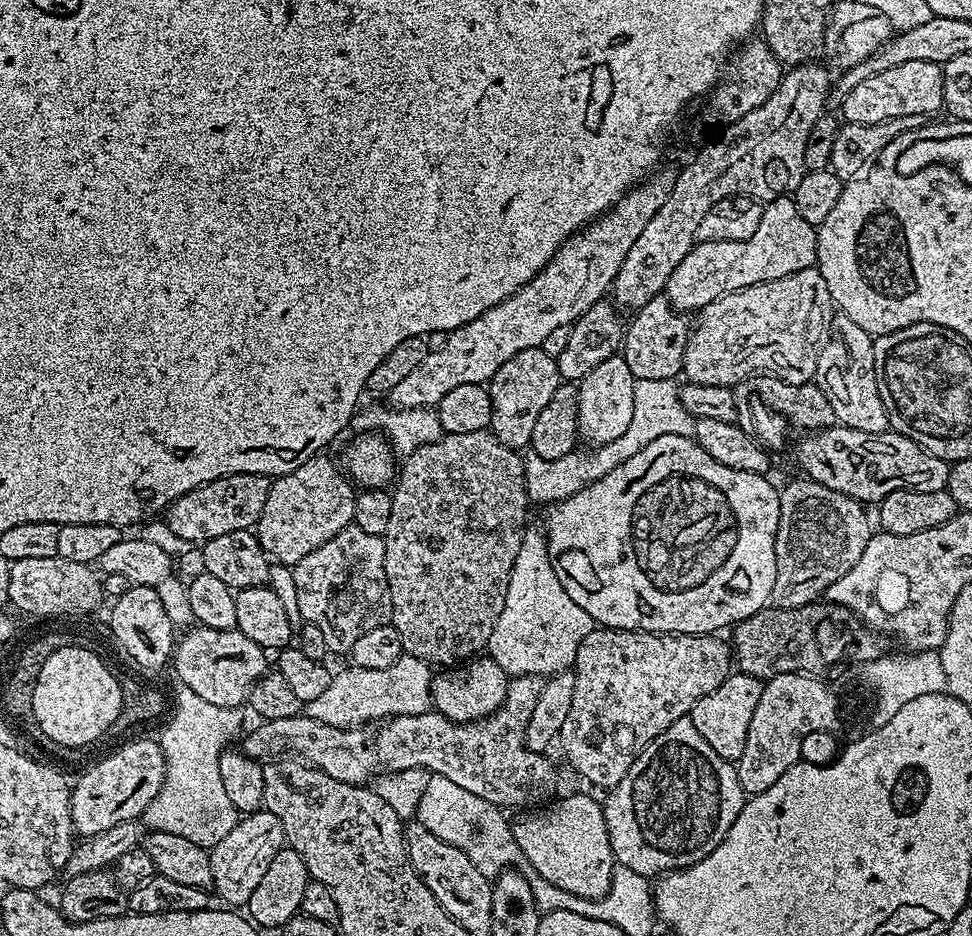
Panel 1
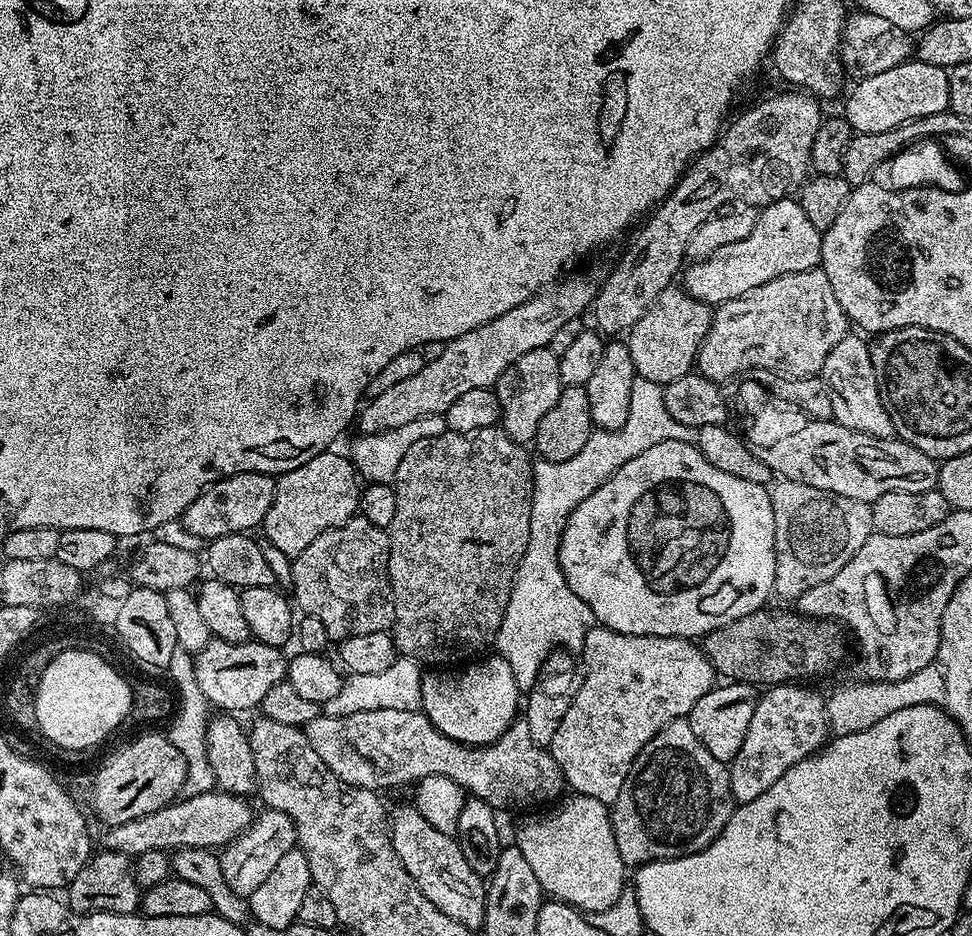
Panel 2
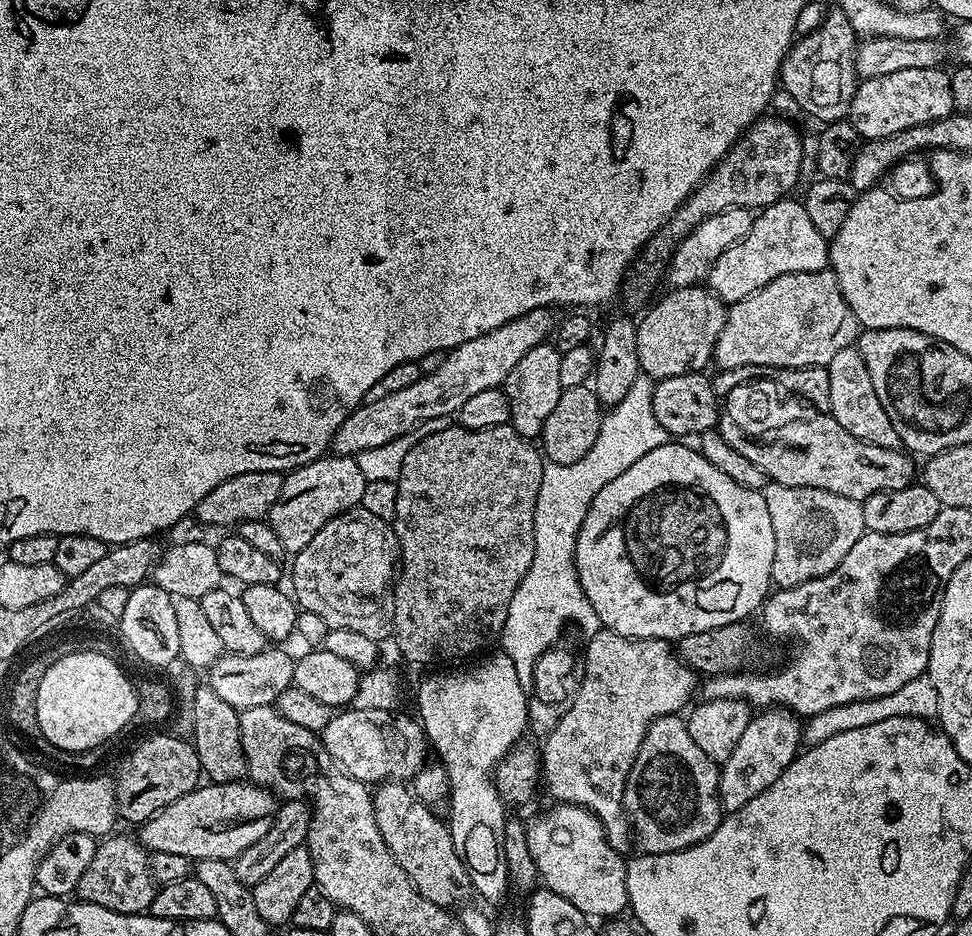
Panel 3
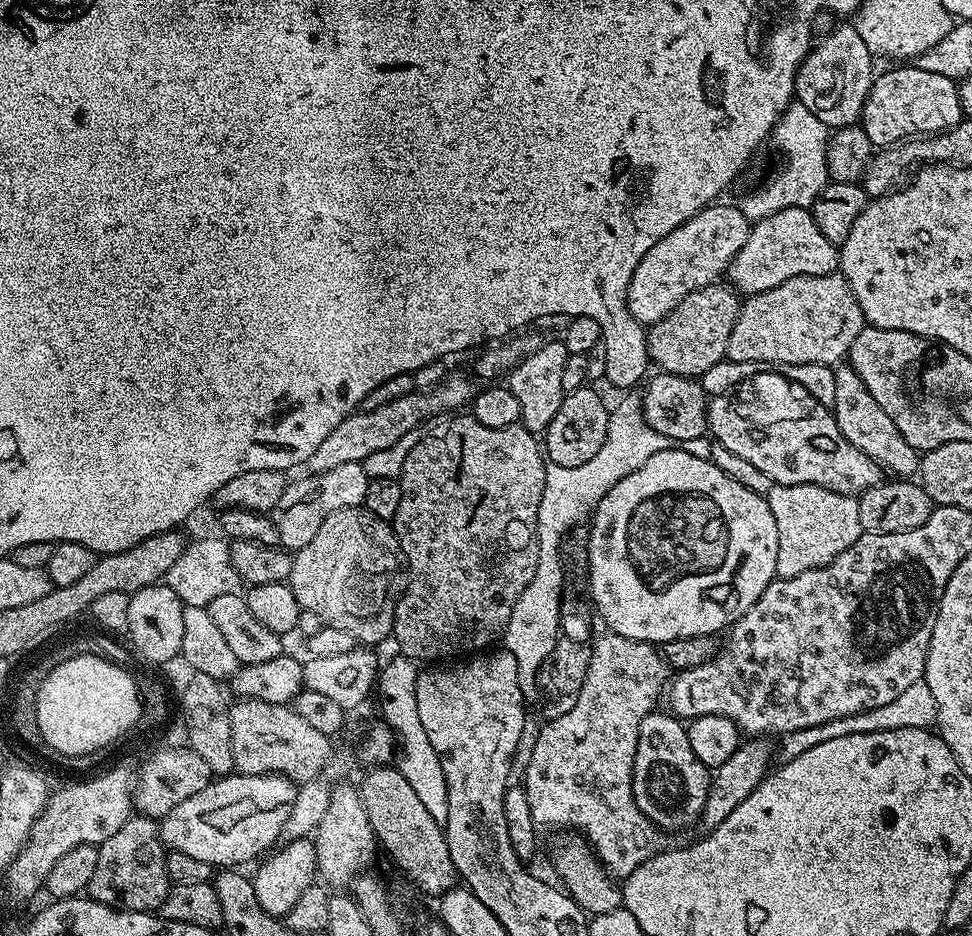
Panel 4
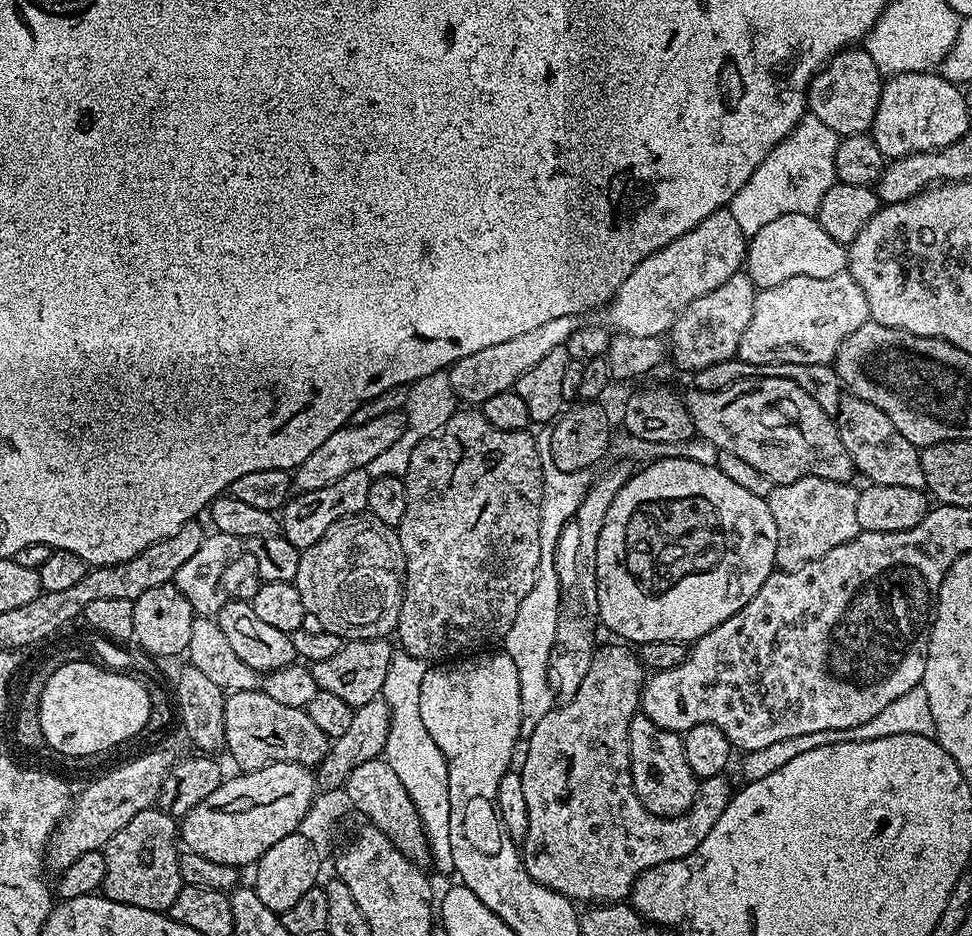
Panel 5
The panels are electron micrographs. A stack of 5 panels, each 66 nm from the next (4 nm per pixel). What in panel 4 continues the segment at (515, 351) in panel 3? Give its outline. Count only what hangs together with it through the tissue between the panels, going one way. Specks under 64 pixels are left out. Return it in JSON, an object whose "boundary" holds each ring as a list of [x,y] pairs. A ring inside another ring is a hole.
{"boundary":[[[448,376],[441,384],[433,386],[429,392],[414,391],[406,394],[402,398],[394,398],[394,402],[386,402],[386,406],[378,406],[378,410],[359,410],[347,416],[342,422],[338,422],[338,426],[334,426],[334,430],[330,430],[330,435],[318,445],[318,450],[314,450],[314,454],[310,454],[306,465],[309,473],[325,472],[326,470],[335,470],[337,466],[346,466],[346,462],[361,463],[366,458],[370,458],[370,454],[378,454],[378,450],[390,450],[390,446],[394,446],[402,438],[406,438],[406,434],[416,432],[419,429],[420,420],[424,420],[427,416],[432,416],[435,412],[444,412],[447,408],[456,408],[452,410],[460,410],[460,408],[469,403],[474,396],[474,387],[464,376]]]}

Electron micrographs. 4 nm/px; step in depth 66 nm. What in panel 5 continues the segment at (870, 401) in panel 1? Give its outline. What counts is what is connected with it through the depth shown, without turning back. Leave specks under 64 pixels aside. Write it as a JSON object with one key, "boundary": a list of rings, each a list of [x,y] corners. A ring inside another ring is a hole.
{"boundary":[[[851,394],[841,395],[840,412],[835,416],[836,429],[842,438],[842,446],[850,454],[855,471],[860,472],[871,483],[882,486],[910,486],[924,488],[924,475],[920,465],[920,448],[911,444],[902,434],[898,434],[898,426],[878,410],[878,406],[870,406],[862,398]]]}

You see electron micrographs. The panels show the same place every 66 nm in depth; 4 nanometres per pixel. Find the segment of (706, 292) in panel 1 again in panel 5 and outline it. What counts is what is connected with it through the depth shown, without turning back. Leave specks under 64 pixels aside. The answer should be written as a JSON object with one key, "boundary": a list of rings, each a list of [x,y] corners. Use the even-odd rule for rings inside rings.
{"boundary":[[[782,214],[758,234],[750,237],[746,244],[746,271],[757,289],[778,286],[786,278],[834,278],[848,266],[848,250],[845,245],[834,242],[826,230],[816,221],[815,215]]]}

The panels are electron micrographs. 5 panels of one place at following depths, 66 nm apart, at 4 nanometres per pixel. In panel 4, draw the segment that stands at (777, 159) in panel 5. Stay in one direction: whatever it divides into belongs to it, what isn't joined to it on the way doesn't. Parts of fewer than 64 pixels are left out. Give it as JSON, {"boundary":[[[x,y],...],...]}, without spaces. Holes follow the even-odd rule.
{"boundary":[[[799,102],[789,104],[784,115],[774,129],[774,140],[780,143],[784,151],[784,165],[772,176],[772,181],[761,192],[752,192],[738,200],[742,214],[750,222],[765,220],[768,216],[778,214],[778,210],[787,208],[811,209],[814,198],[829,184],[828,171],[826,170],[826,146],[830,129],[806,106]]]}

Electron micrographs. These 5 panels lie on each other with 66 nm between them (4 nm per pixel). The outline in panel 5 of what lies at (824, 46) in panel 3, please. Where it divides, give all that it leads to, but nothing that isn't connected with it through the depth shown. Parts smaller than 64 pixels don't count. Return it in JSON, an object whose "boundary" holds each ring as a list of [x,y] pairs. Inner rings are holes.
{"boundary":[[[849,46],[836,53],[812,78],[808,86],[806,108],[819,121],[826,122],[840,138],[872,131],[874,114],[882,87],[882,73],[874,66],[874,58],[860,46]]]}

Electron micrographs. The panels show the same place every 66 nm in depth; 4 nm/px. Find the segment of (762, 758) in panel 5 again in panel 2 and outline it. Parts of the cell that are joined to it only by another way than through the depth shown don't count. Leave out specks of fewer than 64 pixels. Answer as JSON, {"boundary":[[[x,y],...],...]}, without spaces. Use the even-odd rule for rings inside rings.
{"boundary":[[[929,666],[902,678],[883,682],[859,682],[860,684],[844,684],[832,693],[827,693],[824,706],[824,718],[827,731],[836,736],[845,736],[866,730],[874,726],[874,722],[882,722],[894,710],[902,710],[906,706],[922,706],[923,704],[943,705],[946,686],[944,676],[939,667]]]}

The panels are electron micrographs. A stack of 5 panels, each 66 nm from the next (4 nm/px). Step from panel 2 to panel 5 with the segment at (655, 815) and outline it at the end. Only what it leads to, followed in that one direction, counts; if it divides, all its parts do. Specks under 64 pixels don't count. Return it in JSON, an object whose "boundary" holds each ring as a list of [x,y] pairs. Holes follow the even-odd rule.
{"boundary":[[[637,714],[628,727],[628,756],[632,760],[632,788],[646,810],[659,816],[680,818],[695,805],[698,777],[690,770],[690,762],[686,762],[681,733],[662,730]]]}

